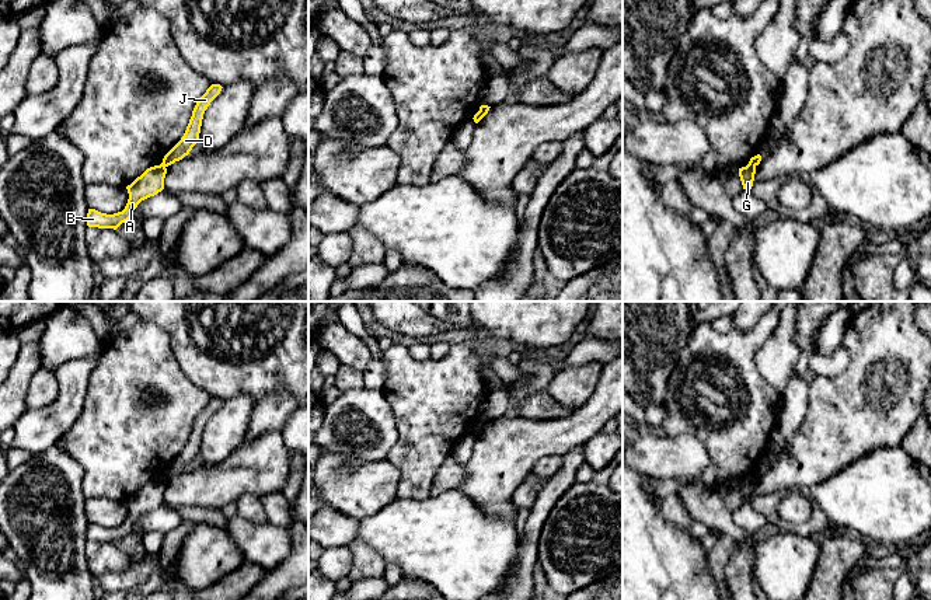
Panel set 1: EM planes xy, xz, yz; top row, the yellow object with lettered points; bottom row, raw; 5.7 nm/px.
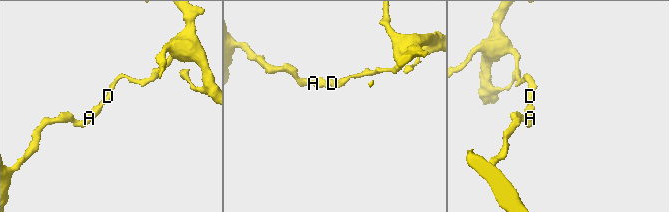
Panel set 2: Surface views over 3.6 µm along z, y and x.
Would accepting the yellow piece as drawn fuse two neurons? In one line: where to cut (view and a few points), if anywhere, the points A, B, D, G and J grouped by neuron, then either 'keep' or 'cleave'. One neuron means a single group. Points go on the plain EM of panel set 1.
cut in xy along (161, 477), (164, 481); A B G / D J; cleave

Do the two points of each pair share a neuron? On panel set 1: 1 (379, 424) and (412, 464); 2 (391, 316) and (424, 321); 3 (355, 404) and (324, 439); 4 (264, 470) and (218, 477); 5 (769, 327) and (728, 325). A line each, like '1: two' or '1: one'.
1: two
2: one
3: one
4: one
5: two

